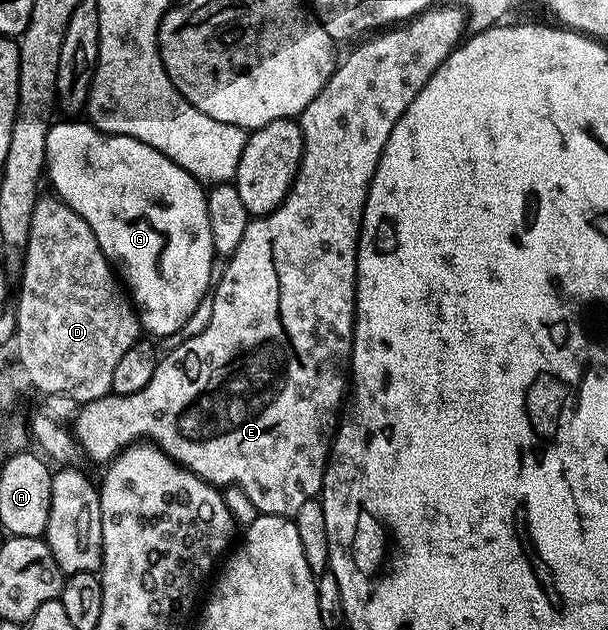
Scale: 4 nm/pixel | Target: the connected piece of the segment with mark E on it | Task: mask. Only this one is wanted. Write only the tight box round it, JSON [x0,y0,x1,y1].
[71,31,409,518]

